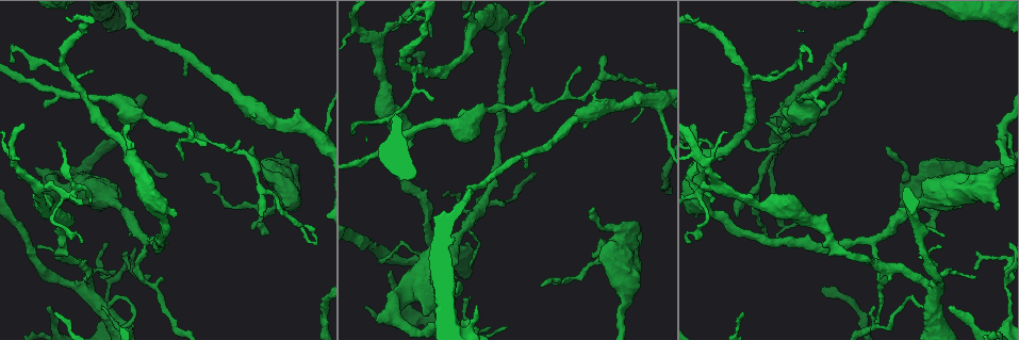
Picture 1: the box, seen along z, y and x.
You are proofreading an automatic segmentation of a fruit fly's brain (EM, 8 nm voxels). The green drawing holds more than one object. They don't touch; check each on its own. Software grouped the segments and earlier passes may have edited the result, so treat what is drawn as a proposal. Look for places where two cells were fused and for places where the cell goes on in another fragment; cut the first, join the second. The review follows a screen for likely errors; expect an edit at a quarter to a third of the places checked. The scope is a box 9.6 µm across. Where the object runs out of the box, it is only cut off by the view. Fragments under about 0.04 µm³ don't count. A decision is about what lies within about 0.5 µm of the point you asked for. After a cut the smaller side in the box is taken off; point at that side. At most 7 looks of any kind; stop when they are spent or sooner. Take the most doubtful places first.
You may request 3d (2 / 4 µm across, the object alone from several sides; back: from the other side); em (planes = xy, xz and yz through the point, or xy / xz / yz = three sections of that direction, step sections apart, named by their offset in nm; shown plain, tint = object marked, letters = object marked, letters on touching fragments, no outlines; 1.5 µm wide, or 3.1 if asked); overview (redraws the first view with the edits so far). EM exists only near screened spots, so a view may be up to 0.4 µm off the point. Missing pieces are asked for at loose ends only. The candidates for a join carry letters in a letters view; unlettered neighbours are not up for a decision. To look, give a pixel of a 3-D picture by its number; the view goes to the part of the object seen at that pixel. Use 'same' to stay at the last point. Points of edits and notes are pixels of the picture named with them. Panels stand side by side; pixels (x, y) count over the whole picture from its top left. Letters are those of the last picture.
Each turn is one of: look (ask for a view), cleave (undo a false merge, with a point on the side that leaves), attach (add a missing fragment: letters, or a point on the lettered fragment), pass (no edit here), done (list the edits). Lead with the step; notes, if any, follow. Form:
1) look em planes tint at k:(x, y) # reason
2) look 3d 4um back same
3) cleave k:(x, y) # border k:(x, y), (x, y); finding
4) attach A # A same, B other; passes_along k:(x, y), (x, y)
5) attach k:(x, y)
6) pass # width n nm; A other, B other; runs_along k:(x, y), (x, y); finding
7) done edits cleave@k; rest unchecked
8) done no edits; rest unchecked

look 3d 2um at 1:(48, 309) # branch stops here

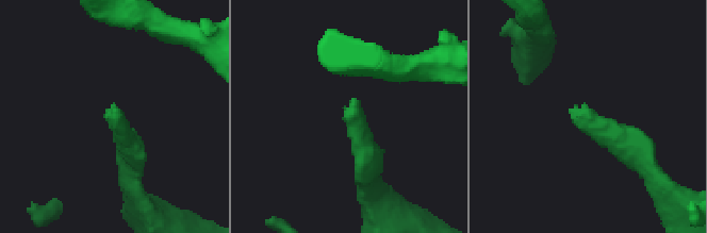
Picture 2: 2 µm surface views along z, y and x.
look em xy step 8 letters at 2:(570, 109) # shape alone is not enough

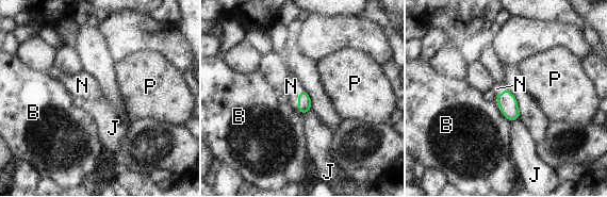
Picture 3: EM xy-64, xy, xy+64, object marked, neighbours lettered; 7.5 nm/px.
look em planes letters same

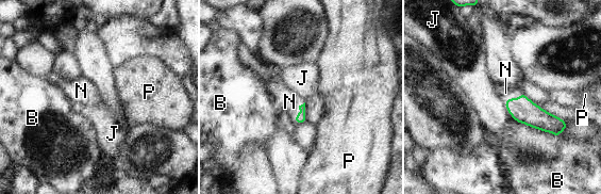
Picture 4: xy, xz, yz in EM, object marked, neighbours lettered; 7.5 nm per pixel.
attach N # B other, J other, N same, P other; passes_along 4:(300, 117), (299, 113), (285, 98); the cell continues

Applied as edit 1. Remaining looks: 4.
look 3d 4um at 1:(527, 165) # an open end

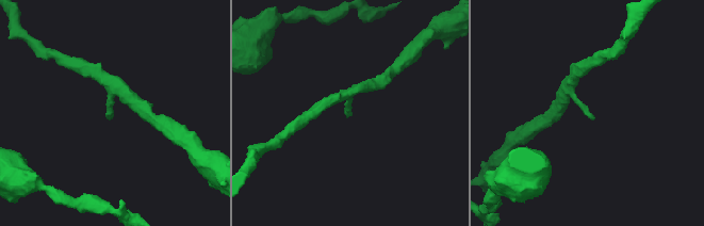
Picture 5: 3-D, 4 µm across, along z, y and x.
look em planes letters at 5:(111, 117)

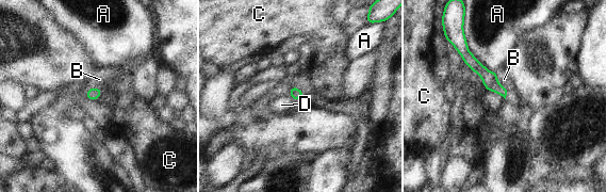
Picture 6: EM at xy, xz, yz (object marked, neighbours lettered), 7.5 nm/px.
pass # longest_contact A 400 nm; A other, B other, C other, D other; no lettered fragment goes on from it

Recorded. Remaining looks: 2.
look 3d 4um at 1:(103, 306) # tapers out

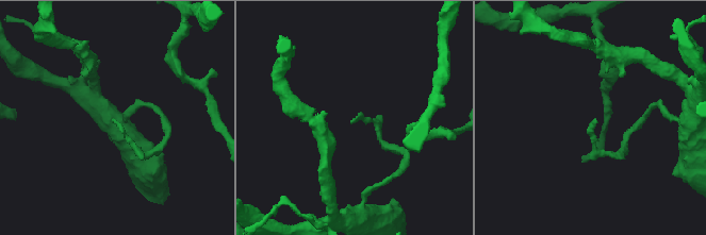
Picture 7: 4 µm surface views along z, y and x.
look em planes letters at 7:(114, 120) # shape alone is not enough

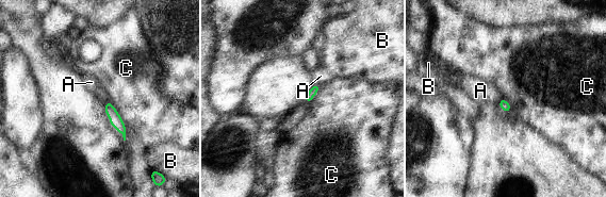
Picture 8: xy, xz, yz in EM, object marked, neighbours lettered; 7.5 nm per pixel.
pass # A other, B other, C other; border 8:(109, 101), (126, 127); none of them fits

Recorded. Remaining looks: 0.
done edits attach@4; rest unchecked

